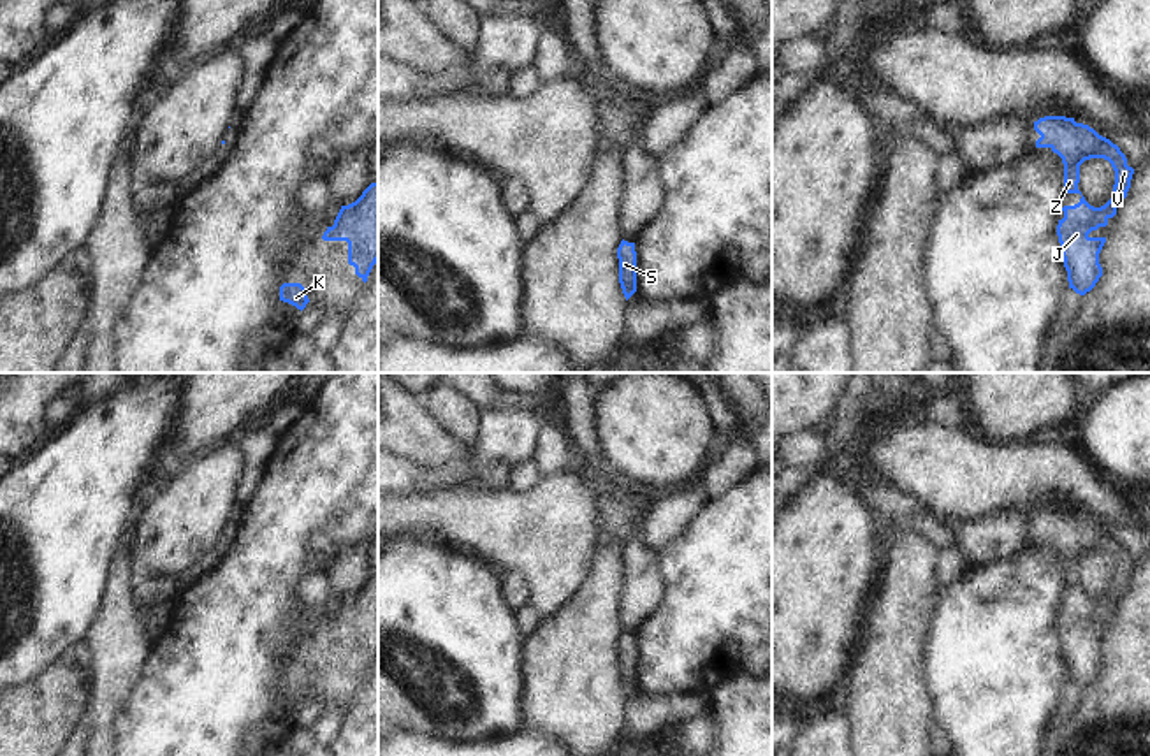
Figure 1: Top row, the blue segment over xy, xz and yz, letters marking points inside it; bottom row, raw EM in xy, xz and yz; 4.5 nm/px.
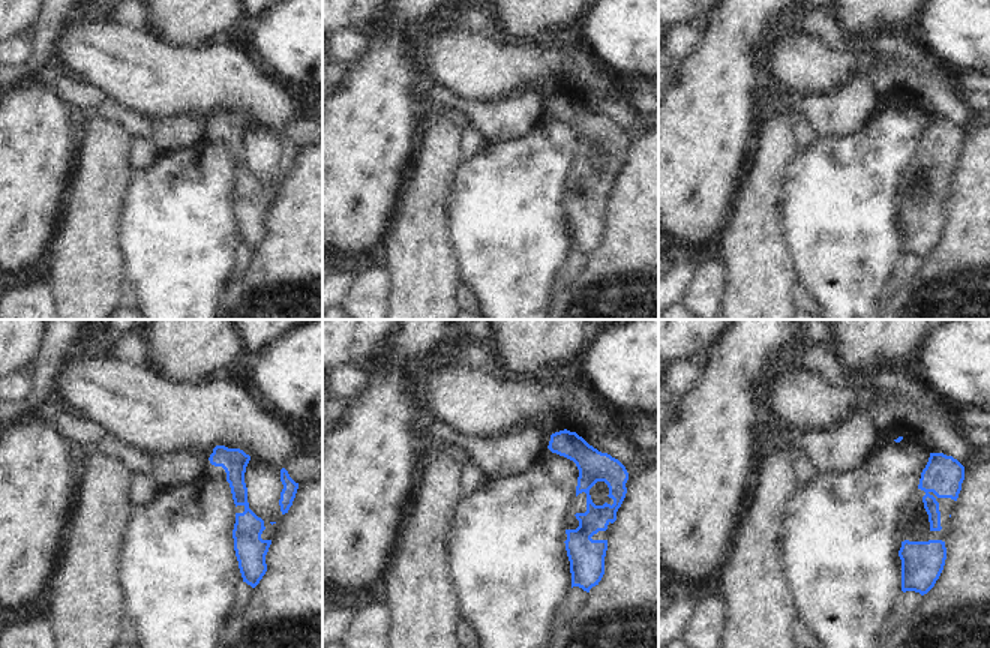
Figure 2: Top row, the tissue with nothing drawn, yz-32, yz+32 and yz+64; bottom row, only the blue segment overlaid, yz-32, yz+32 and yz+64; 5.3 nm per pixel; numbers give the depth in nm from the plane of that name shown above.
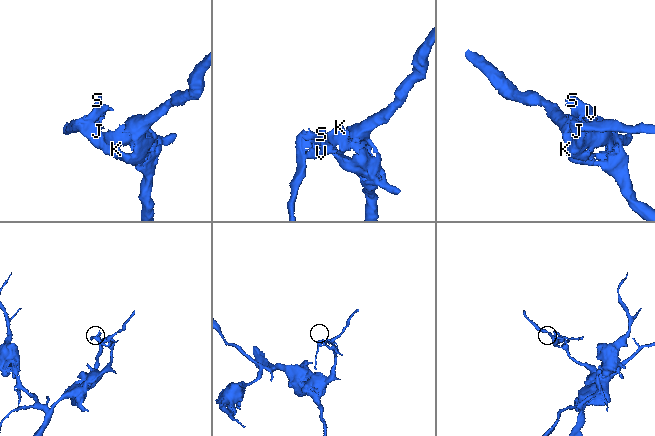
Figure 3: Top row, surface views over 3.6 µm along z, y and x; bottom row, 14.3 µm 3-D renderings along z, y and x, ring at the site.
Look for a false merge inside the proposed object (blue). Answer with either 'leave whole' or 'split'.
leave whole

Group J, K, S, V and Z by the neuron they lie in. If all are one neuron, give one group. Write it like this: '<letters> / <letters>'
J K S V Z

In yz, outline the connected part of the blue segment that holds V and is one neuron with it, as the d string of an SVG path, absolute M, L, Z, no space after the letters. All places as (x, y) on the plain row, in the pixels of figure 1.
M1044 510L1034 515L1034 524L1041 529L1036 542L1050 542L1062 552L1067 587L1081 589L1078 577L1080 559L1085 554L1104 552L1115 564L1113 589L1104 600L1094 601L1081 589L1078 598L1062 601L1064 612L1057 619L1069 682L1085 689L1103 670L1099 647L1106 636L1106 631L1090 631L1088 628L1106 621L1108 614L1117 608L1117 601L1131 582L1134 563L1127 559L1127 552L1117 538L1088 519L1076 517L1074 512Z

